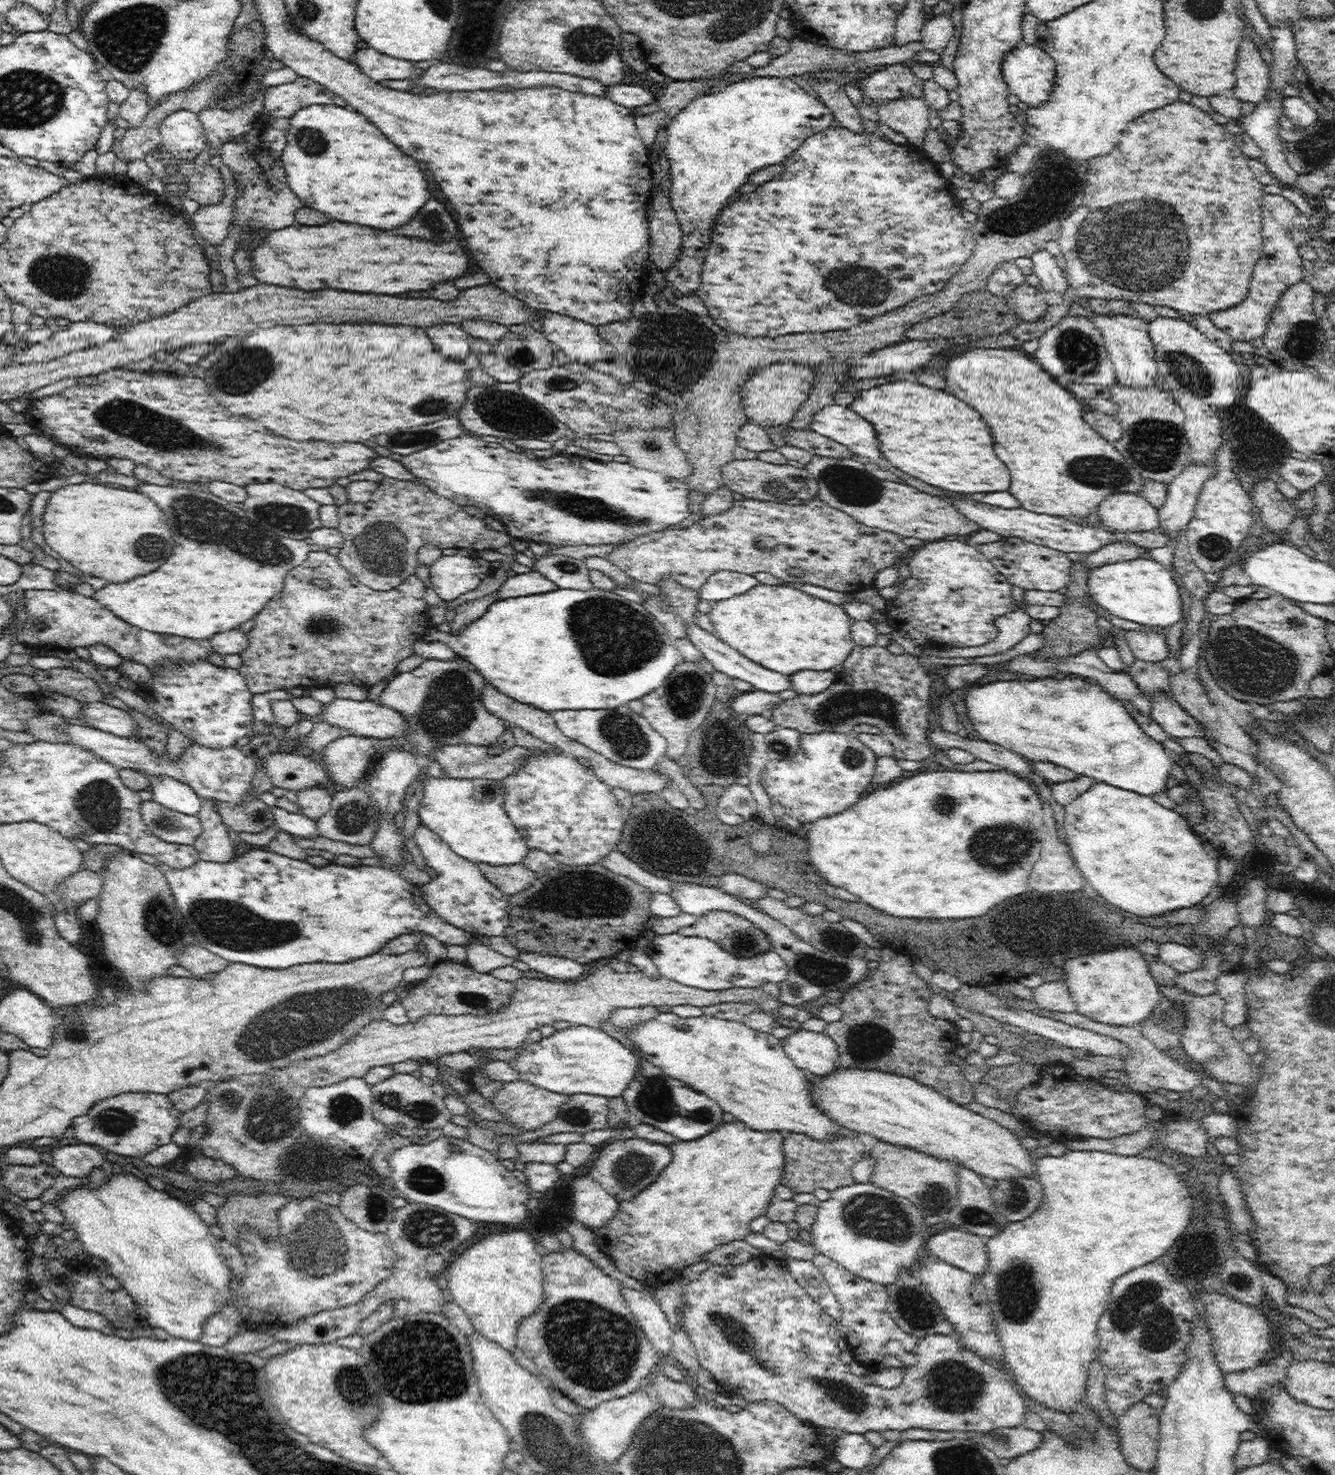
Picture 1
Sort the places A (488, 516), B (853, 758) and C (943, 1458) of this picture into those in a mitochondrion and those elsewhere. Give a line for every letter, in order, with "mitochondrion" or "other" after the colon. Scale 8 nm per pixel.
A: other
B: mitochondrion
C: mitochondrion

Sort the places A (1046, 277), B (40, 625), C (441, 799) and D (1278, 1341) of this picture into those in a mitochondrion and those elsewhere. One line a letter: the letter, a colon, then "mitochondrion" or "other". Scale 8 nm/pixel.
A: other
B: other
C: other
D: other

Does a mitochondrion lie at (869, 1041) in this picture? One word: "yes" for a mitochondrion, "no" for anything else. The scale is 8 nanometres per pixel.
yes

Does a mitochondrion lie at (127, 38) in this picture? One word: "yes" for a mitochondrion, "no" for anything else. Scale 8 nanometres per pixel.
yes

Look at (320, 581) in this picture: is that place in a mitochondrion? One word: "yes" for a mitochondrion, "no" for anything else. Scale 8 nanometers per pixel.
no

